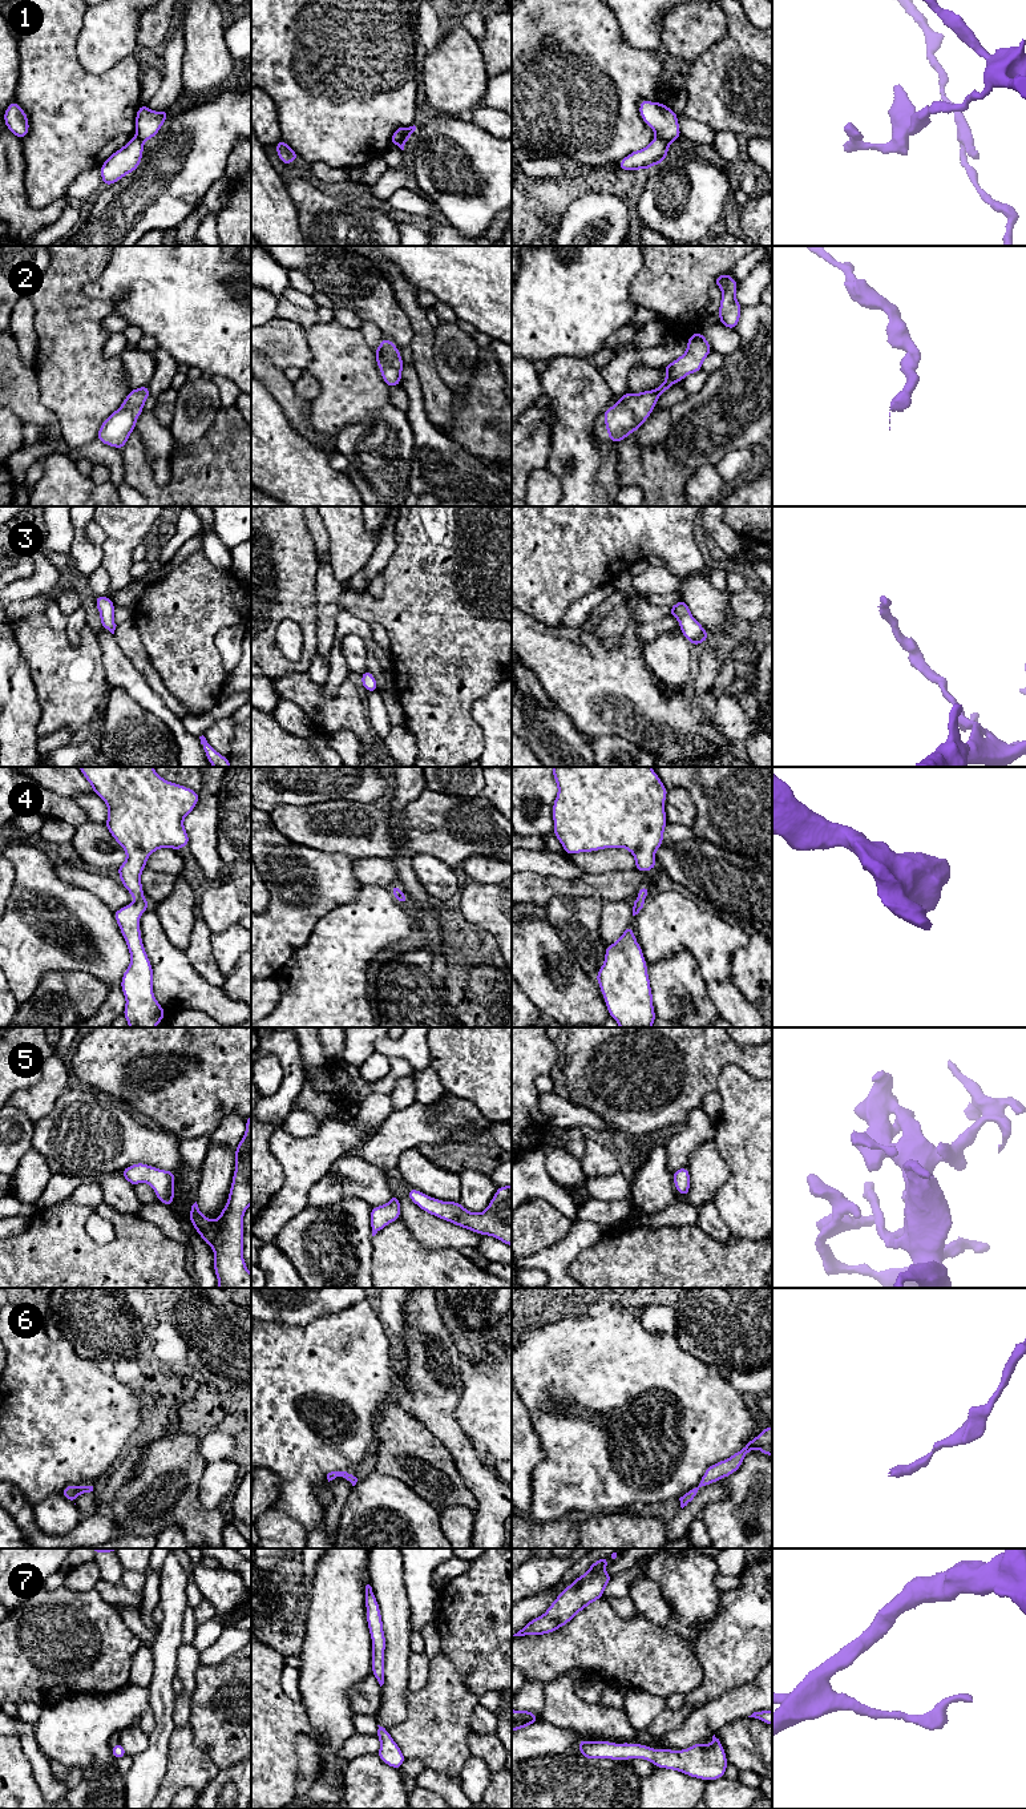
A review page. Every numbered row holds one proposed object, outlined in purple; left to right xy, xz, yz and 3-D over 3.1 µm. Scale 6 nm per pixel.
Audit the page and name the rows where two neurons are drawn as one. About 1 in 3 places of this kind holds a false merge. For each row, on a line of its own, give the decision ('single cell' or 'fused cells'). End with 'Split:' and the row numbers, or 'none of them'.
1: fused cells
2: single cell
3: single cell
4: single cell
5: single cell
6: single cell
7: single cell
Split: 1

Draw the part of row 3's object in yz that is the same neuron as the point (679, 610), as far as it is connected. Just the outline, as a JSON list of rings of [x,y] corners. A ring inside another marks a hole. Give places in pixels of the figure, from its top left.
[[[683,599],[670,607],[670,615],[679,621],[679,629],[690,643],[698,646],[708,639],[710,634],[692,617],[691,610]]]

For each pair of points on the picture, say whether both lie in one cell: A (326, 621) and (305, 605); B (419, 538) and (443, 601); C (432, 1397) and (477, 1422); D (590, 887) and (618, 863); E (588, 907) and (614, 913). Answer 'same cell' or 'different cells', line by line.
A: different cells
B: same cell
C: different cells
D: different cells
E: different cells

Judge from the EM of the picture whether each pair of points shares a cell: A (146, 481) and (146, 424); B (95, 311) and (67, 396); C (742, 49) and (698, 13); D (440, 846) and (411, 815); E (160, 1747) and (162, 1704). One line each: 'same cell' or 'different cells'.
A: different cells
B: same cell
C: different cells
D: same cell
E: same cell

